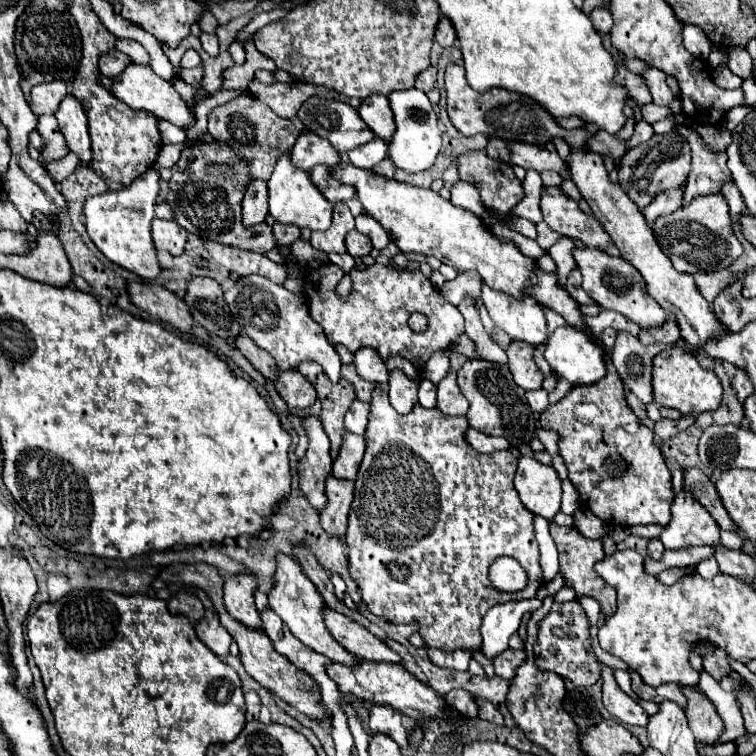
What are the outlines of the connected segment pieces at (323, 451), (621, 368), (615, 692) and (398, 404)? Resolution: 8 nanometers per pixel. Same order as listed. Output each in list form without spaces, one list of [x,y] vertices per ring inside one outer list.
[[[314,415],[302,417],[302,427],[308,435],[308,449],[296,465],[298,479],[300,479],[300,491],[320,511],[326,505],[324,481],[332,471],[330,441],[318,417]]]
[[[618,331],[612,351],[612,363],[624,385],[642,401],[652,403],[652,357],[660,353],[660,345],[642,345],[638,335]]]
[[[604,667],[604,675],[602,675],[602,701],[604,707],[622,723],[646,727],[648,713],[618,687],[614,679],[614,671],[610,667]]]
[[[394,369],[390,371],[390,403],[392,407],[404,415],[410,413],[412,407],[418,403],[418,385],[420,385],[420,375],[416,379],[410,379],[402,371]]]

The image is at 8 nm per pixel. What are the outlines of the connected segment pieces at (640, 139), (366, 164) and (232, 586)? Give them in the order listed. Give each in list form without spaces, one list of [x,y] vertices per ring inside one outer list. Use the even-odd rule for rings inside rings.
[[[638,121],[638,123],[636,123],[636,129],[634,129],[634,135],[632,135],[632,139],[628,141],[628,149],[636,147],[636,145],[640,145],[640,143],[644,143],[644,141],[648,141],[652,135],[654,135],[652,125],[646,123],[646,121]]]
[[[380,137],[372,139],[370,143],[366,145],[360,145],[352,151],[346,153],[346,159],[350,159],[350,163],[354,167],[360,167],[360,169],[372,169],[374,165],[378,165],[384,157],[386,157],[386,151],[388,149],[388,143],[386,141],[380,141]]]
[[[232,575],[224,579],[224,607],[242,625],[262,629],[262,619],[252,595],[256,589],[258,581],[254,575]]]

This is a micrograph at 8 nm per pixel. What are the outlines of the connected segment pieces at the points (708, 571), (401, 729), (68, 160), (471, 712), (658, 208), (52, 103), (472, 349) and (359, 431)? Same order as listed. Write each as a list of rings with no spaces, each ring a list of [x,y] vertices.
[[[708,557],[708,559],[704,559],[704,561],[700,561],[700,563],[696,565],[696,571],[698,571],[704,579],[712,579],[712,577],[718,573],[718,563],[716,563],[714,557]]]
[[[372,705],[372,713],[368,719],[370,731],[384,733],[398,743],[400,749],[408,747],[408,729],[402,723],[402,715],[396,709],[388,709],[388,705]]]
[[[68,153],[64,159],[54,161],[54,163],[44,163],[44,167],[48,167],[48,173],[52,175],[54,181],[64,181],[64,177],[68,177],[68,173],[72,173],[76,167],[80,165],[78,155]]]
[[[454,689],[448,695],[444,695],[444,699],[448,701],[448,705],[456,707],[462,715],[466,717],[478,717],[478,705],[476,705],[476,697],[470,691],[464,689]]]
[[[686,183],[676,187],[676,189],[666,189],[664,193],[658,193],[656,201],[652,201],[652,205],[642,209],[646,221],[652,225],[656,221],[656,217],[678,211],[682,207],[682,203],[684,203],[684,189],[686,189]]]
[[[50,81],[50,83],[40,83],[32,89],[32,111],[36,115],[52,115],[60,101],[66,97],[68,89],[64,81]]]
[[[462,333],[456,341],[454,341],[454,345],[452,345],[460,355],[464,355],[464,357],[468,357],[468,359],[480,359],[480,355],[476,353],[476,345],[474,345],[474,341],[466,335],[466,333]]]
[[[354,399],[354,403],[350,405],[350,409],[348,409],[346,417],[344,417],[346,431],[356,433],[356,435],[364,435],[366,423],[368,423],[368,411],[370,411],[370,403],[368,401]]]

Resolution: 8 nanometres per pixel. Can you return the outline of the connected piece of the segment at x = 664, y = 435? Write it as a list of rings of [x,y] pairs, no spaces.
[[[682,417],[680,421],[670,421],[670,419],[660,419],[656,425],[654,425],[654,433],[660,437],[660,439],[670,439],[676,435],[676,431],[682,431],[686,427],[690,427],[694,423],[694,417]]]

